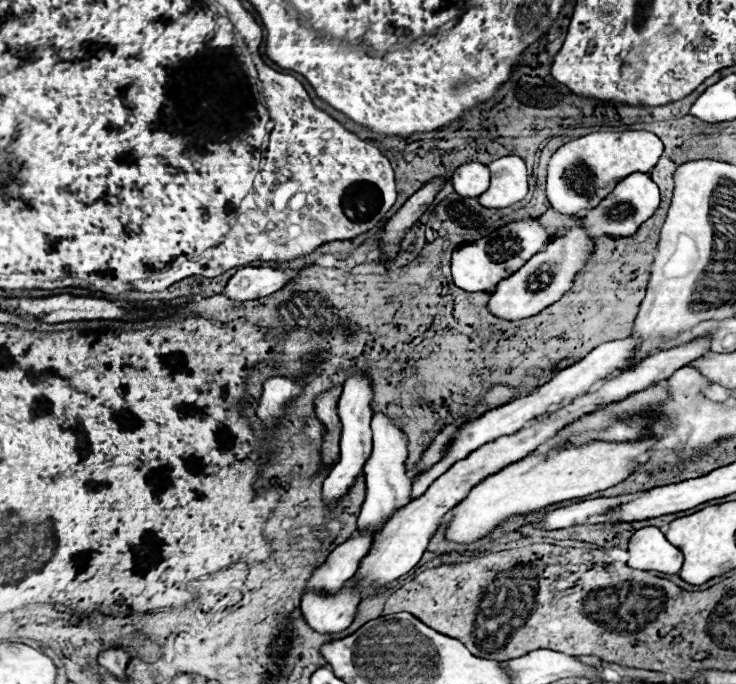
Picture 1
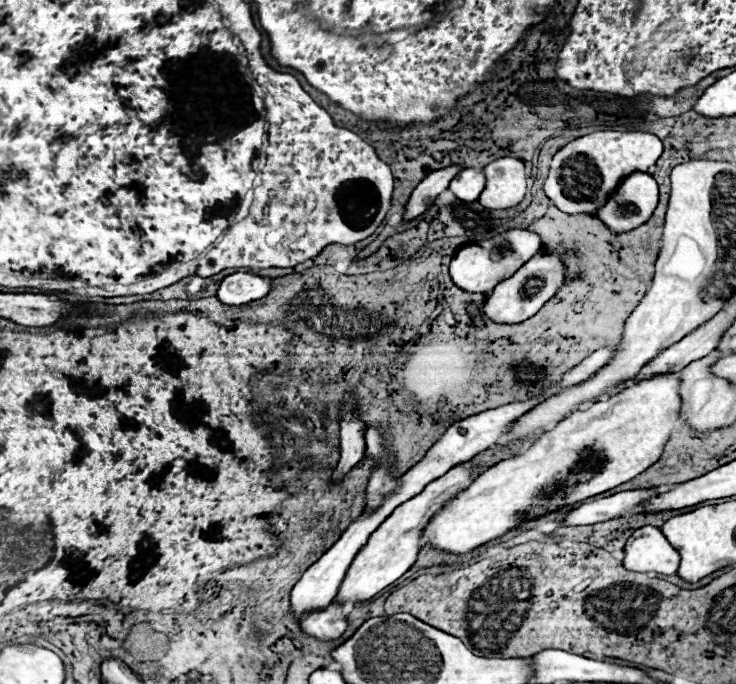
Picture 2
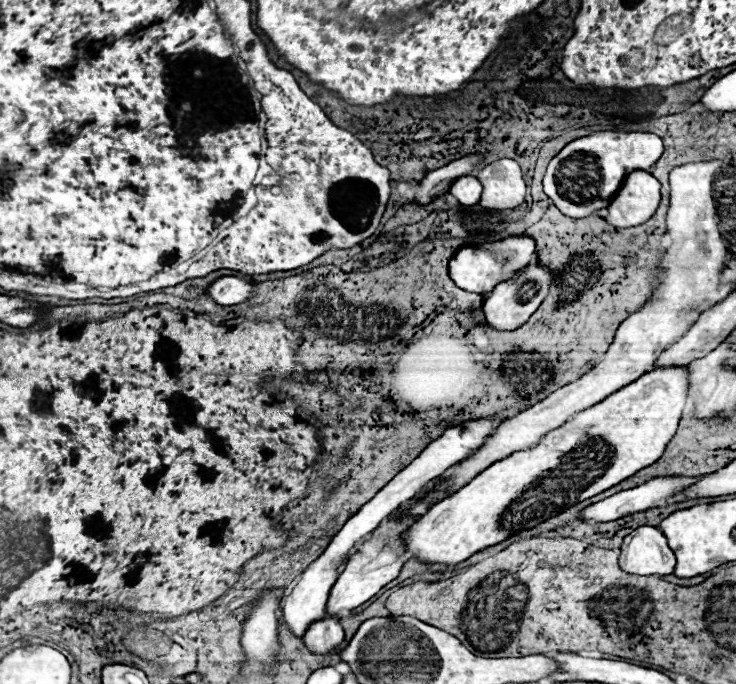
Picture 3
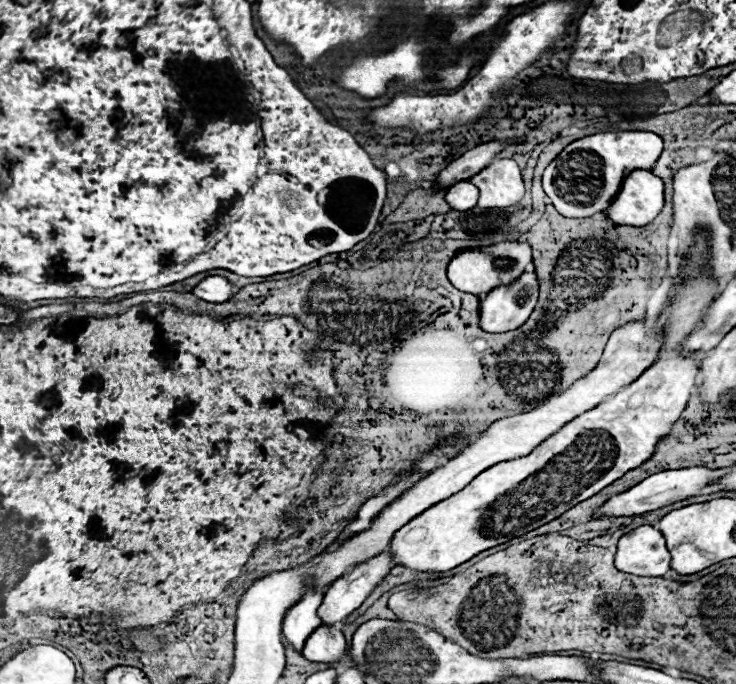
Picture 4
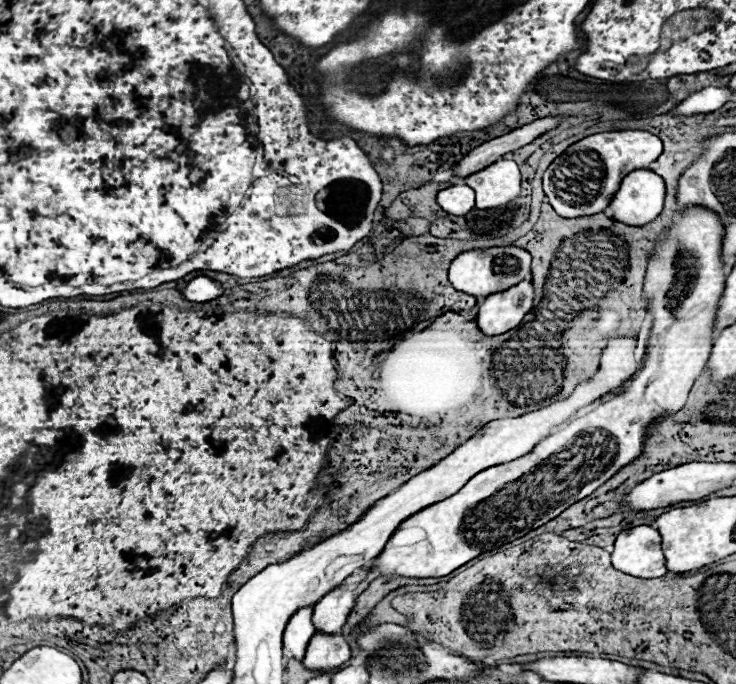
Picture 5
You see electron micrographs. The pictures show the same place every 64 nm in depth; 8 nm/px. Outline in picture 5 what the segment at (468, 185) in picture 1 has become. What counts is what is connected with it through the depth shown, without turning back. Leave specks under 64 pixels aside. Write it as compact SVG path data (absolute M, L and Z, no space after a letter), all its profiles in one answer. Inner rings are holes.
M466 184L460 186L450 186L446 190L440 190L436 196L436 202L440 204L442 210L454 216L464 216L474 208L474 190L468 188Z

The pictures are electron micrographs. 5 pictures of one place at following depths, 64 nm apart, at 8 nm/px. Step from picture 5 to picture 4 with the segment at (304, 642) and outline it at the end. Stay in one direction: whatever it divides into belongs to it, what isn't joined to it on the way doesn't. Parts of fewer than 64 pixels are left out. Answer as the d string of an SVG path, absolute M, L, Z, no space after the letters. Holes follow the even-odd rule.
M322 592L318 594L306 594L298 604L294 604L286 618L284 618L284 638L290 646L294 646L294 650L302 652L304 642L308 640L308 636L320 626L320 618L316 614L320 602L322 602Z

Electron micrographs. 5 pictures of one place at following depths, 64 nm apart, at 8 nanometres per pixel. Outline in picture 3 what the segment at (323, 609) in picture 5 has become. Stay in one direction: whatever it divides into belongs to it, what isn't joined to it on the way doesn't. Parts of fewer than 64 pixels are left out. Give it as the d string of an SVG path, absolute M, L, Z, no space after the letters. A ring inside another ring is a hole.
M412 516L408 520L400 520L400 522L394 522L394 520L388 520L384 524L380 524L372 536L358 548L358 552L354 556L350 556L350 560L346 562L346 568L344 572L338 576L336 584L332 586L330 590L330 596L328 596L328 602L326 602L326 614L328 616L336 616L340 618L342 614L358 608L362 602L366 602L368 598L372 598L380 588L384 588L388 582L392 582L402 564L406 562L404 558L404 546L402 546L402 540L400 540L400 534L412 526L420 516Z

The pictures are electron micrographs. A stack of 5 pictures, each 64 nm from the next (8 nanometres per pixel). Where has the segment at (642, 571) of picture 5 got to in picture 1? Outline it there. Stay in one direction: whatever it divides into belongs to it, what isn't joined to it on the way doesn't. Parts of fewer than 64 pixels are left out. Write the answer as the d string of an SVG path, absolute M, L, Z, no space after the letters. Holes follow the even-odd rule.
M644 526L634 532L628 542L628 566L634 570L656 570L678 574L682 568L682 552L672 546L656 526Z

